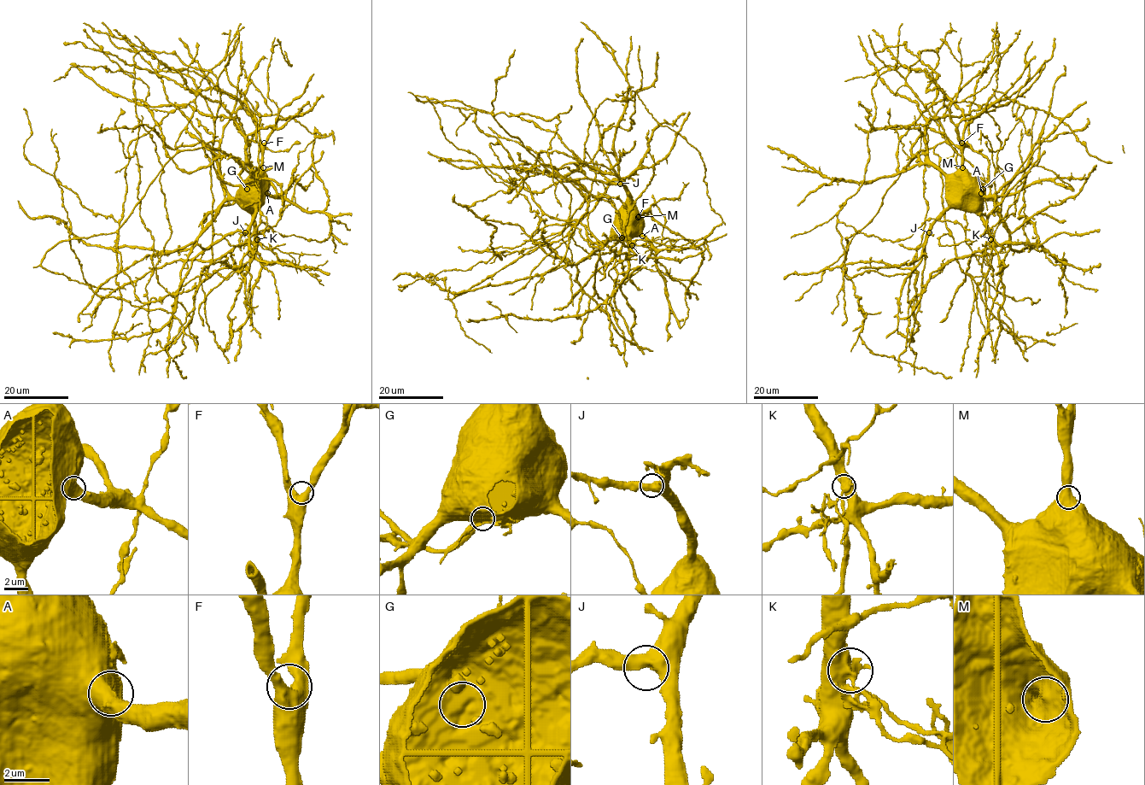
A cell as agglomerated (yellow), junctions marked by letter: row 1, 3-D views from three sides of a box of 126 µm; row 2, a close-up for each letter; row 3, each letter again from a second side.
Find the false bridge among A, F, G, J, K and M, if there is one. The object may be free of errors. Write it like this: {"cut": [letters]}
{"cut": ["K"]}

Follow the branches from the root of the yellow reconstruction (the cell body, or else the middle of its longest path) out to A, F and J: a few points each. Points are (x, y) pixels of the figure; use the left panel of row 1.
A: (248, 190), (244, 196), (265, 196), (267, 193)
F: (248, 190), (245, 190), (246, 182), (260, 165), (264, 143)
J: (248, 190), (245, 190), (245, 197), (254, 207), (254, 214), (245, 232)

